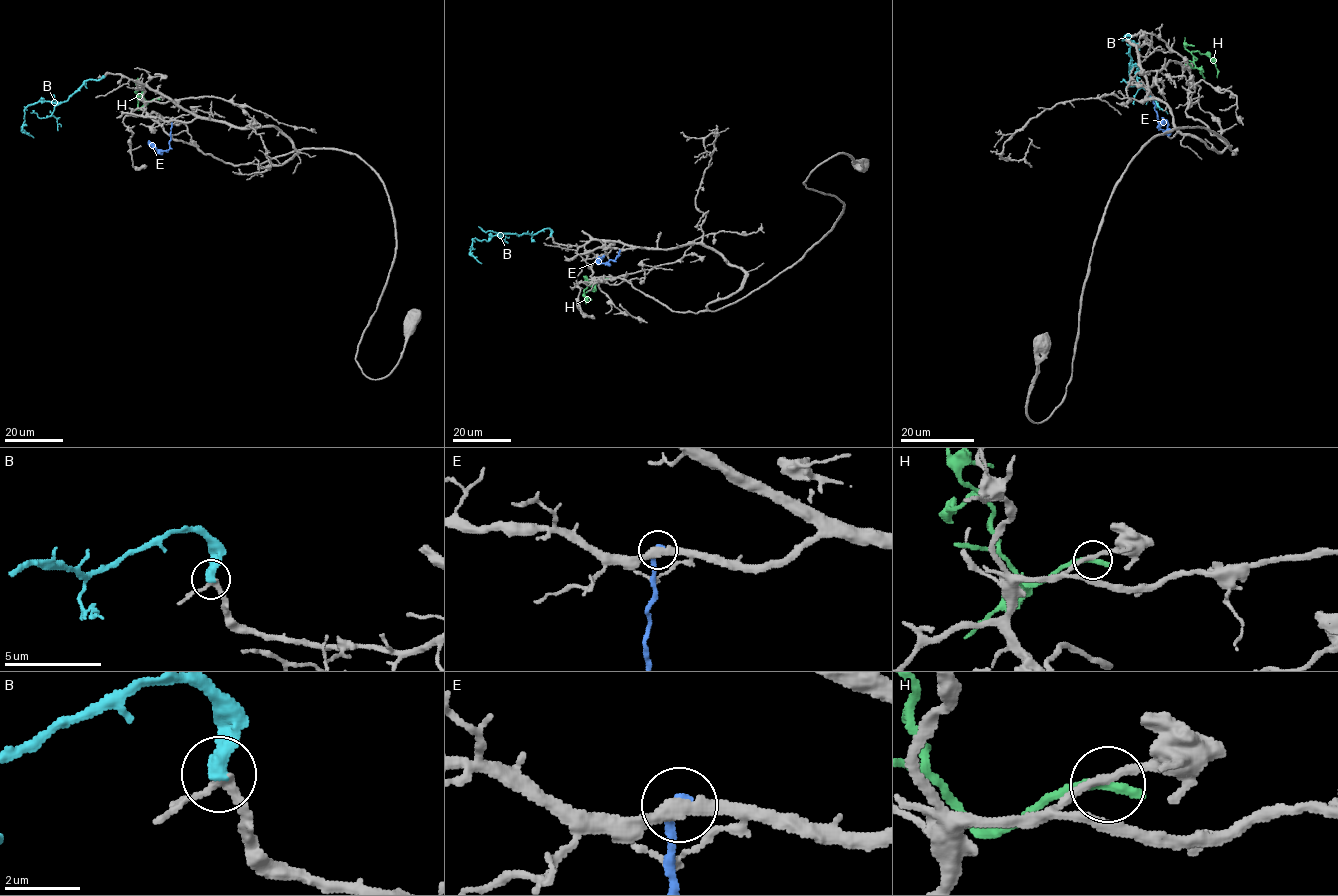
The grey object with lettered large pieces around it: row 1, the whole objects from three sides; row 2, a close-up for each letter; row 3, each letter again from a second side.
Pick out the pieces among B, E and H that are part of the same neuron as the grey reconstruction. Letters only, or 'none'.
B

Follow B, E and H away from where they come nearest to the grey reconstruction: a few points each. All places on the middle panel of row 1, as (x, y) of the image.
B: (551, 236), (551, 231), (544, 228), (533, 235), (503, 233), (486, 241), (475, 238), (469, 253), (481, 263)
E: (620, 249), (614, 259), (598, 263), (604, 256)
H: (605, 278), (595, 284), (589, 282), (584, 290), (585, 302)

